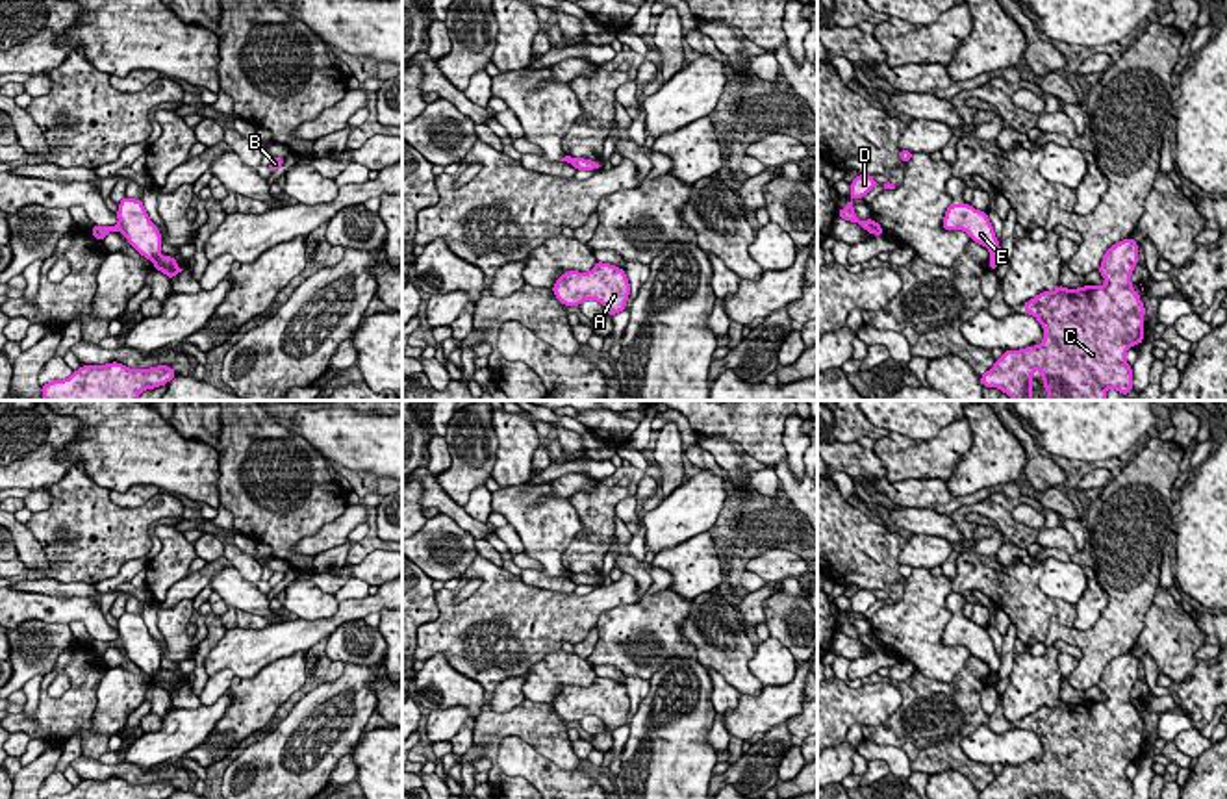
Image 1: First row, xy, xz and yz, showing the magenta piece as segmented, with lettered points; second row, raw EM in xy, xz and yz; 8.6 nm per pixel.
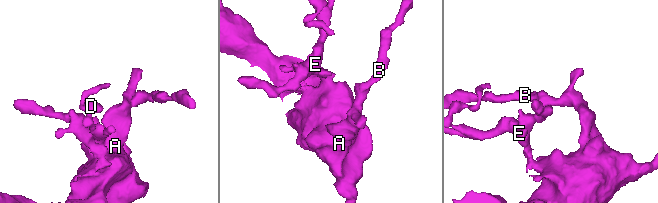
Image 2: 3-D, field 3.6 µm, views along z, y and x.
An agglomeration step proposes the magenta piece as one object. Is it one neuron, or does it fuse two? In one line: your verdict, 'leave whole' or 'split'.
split

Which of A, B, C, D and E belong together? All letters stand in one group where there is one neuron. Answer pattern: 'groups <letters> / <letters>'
groups A B C / D E

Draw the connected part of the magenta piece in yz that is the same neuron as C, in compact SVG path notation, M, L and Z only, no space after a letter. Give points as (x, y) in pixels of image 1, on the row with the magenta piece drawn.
M1127 237L1112 245L1099 265L1099 274L1107 280L1105 285L1084 285L1068 289L1058 284L1051 291L1042 291L1034 298L1025 302L1027 315L1034 315L1044 328L1044 339L1038 347L1031 345L1019 350L1005 350L990 371L980 376L984 387L997 387L1012 400L1032 400L1032 374L1040 367L1044 378L1042 387L1047 391L1044 400L1107 400L1107 389L1114 387L1121 395L1132 391L1132 367L1127 363L1127 350L1144 341L1144 315L1145 306L1140 300L1140 293L1132 289L1131 274L1138 265L1138 243Z

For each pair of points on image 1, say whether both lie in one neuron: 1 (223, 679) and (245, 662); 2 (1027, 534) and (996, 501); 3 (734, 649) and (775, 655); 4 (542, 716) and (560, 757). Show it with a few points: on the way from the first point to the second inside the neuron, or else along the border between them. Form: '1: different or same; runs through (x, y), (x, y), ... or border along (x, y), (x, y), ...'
1: different; border along (236, 675), (228, 670), (219, 670), (208, 677)
2: same; runs through (1018, 532), (999, 510)
3: different; border along (755, 649), (749, 670), (764, 684)
4: same; runs through (542, 725), (556, 748)

